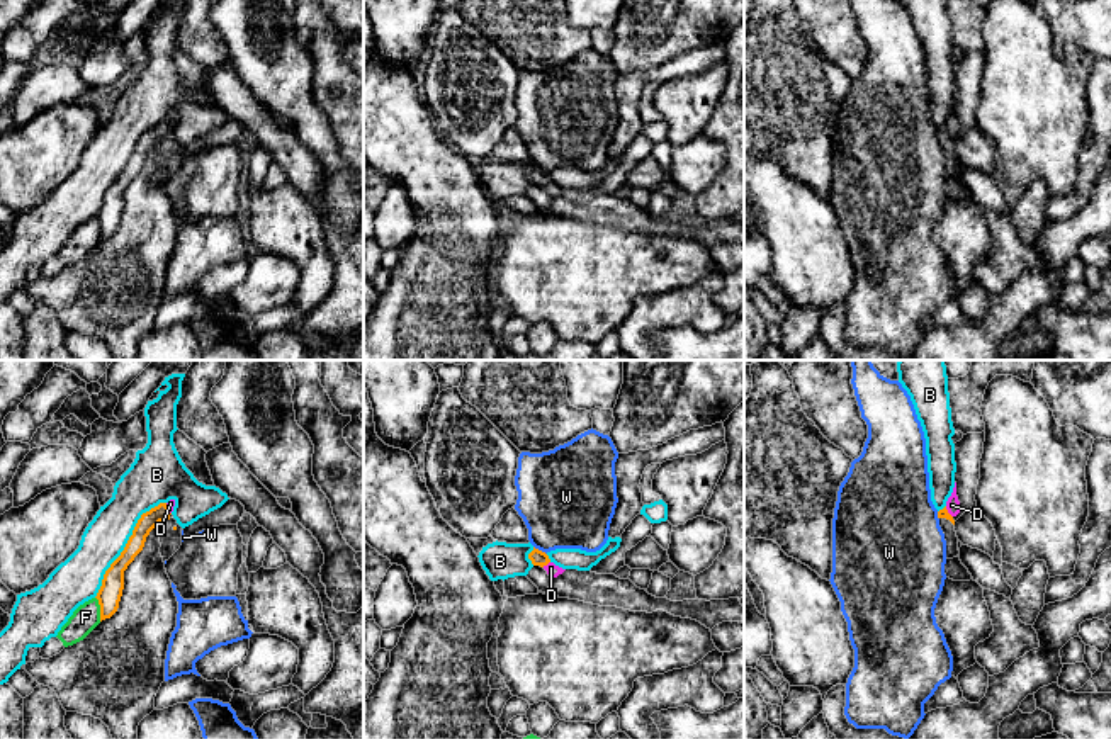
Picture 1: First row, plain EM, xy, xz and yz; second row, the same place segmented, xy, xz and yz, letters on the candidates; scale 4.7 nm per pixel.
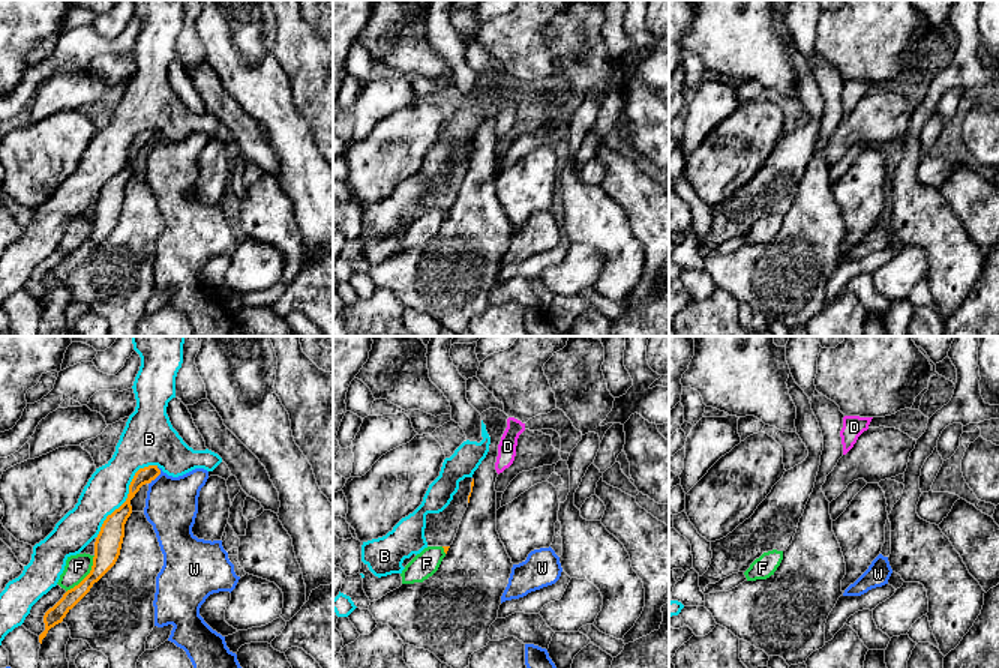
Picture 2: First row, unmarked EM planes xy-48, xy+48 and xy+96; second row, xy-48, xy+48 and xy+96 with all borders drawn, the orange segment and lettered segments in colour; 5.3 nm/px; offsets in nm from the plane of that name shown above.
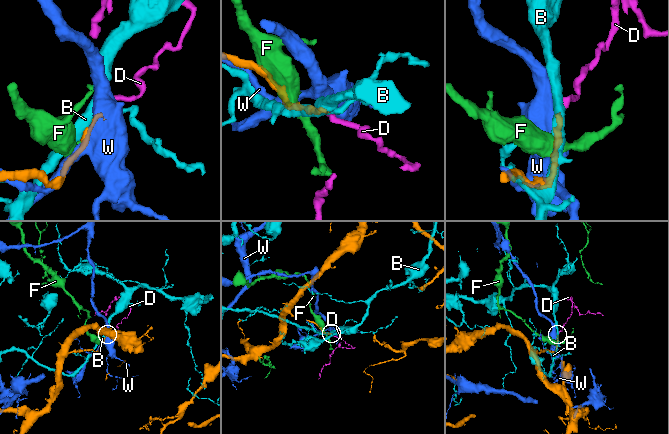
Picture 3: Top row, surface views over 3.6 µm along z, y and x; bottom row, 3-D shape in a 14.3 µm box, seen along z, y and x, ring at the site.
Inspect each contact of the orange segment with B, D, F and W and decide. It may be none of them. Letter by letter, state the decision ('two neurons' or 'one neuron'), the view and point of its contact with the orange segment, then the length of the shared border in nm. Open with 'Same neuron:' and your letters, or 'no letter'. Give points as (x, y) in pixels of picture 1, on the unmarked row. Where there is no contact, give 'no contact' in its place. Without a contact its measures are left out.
Same neuron: D
B: two neurons; meets orange in xy at (126, 163); contact 550 nm long
D: one neuron; meets orange in xz at (546, 184); contact 50 nm long
F: two neurons; meets orange in xy at (101, 228); contact 120 nm long
W: two neurons; meets orange in xz at (541, 170); contact 80 nm long

